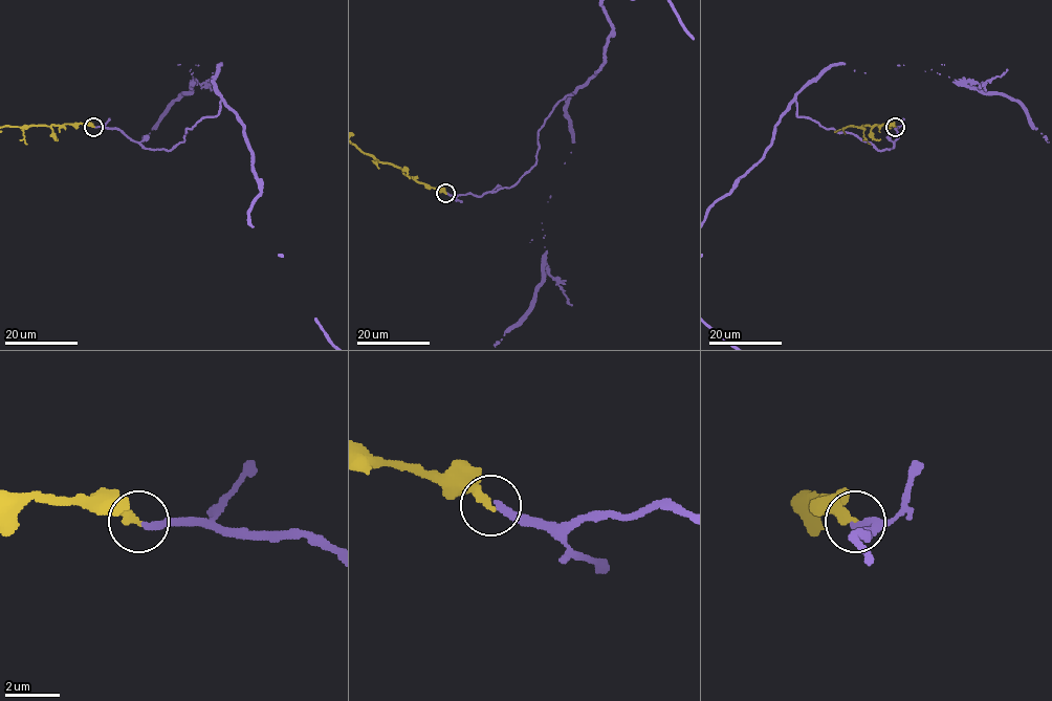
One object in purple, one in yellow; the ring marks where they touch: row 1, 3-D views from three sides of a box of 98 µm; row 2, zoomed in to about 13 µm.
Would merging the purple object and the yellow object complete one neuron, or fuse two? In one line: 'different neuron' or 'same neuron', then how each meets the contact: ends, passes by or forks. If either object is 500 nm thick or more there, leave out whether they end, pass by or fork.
same neuron | purple ends | yellow ends

